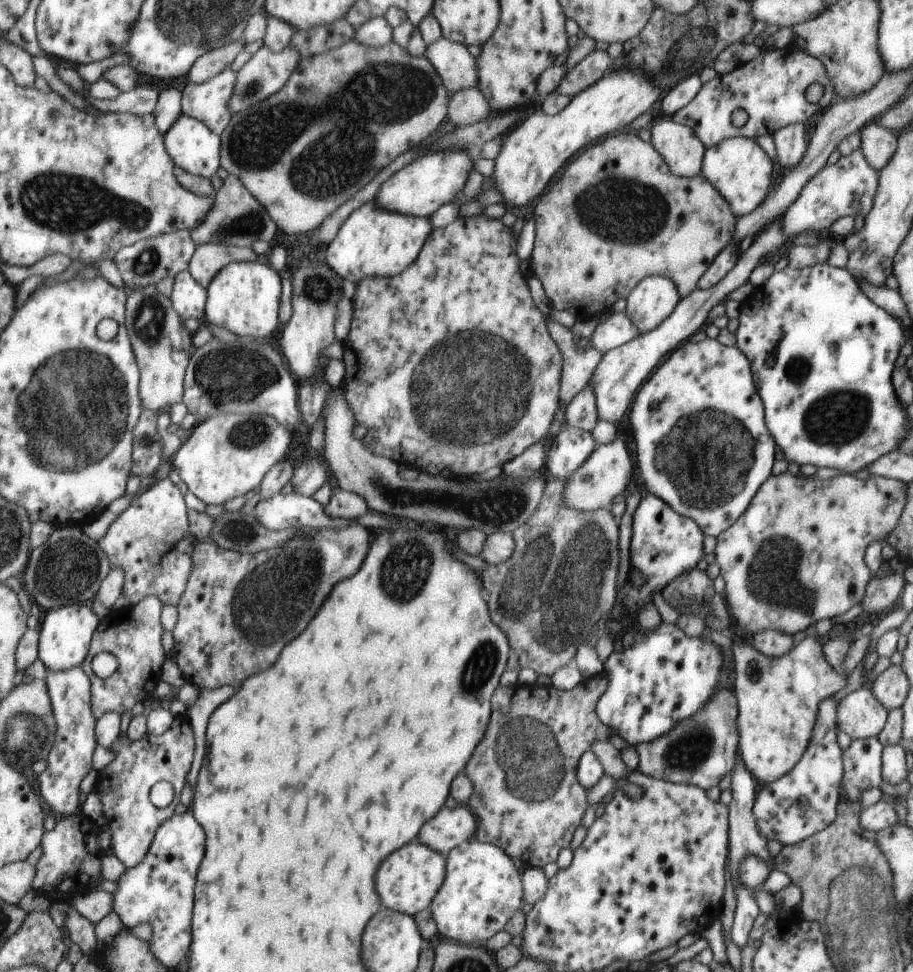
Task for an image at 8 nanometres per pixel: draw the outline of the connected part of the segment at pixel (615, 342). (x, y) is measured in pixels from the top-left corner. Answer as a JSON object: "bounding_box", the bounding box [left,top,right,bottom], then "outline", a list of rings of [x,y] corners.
{"bounding_box":[592,312,641,353],"outline":[[[611,312],[606,322],[597,324],[592,334],[592,347],[605,353],[641,335],[625,313]]]}

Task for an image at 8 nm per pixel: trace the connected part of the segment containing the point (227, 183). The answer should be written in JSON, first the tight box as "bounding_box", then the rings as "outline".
{"bounding_box":[191,175,276,247],"outline":[[[228,175],[223,184],[214,195],[214,204],[202,224],[191,230],[192,240],[196,247],[208,242],[218,242],[227,246],[255,247],[257,241],[269,243],[276,234],[276,223],[272,220],[269,212],[264,208],[250,191],[236,178]]]}

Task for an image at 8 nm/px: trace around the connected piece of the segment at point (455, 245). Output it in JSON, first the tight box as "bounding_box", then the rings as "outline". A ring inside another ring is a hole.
{"bounding_box":[341,213,564,478],"outline":[[[484,213],[470,216],[470,218],[458,217],[446,228],[433,229],[430,232],[418,258],[402,274],[390,278],[364,278],[355,285],[356,293],[351,300],[354,305],[354,316],[348,338],[343,343],[344,354],[341,361],[344,364],[346,376],[344,376],[341,389],[346,396],[346,402],[352,408],[357,424],[367,428],[363,442],[369,445],[368,450],[372,448],[371,451],[376,456],[386,456],[397,463],[407,463],[418,472],[459,478],[460,473],[486,472],[488,468],[494,468],[495,465],[501,467],[520,456],[527,447],[545,438],[560,408],[560,383],[564,358],[556,341],[548,332],[545,316],[535,306],[527,277],[520,272],[517,246],[518,235],[514,233],[512,226],[506,226],[500,219],[489,218]]]}

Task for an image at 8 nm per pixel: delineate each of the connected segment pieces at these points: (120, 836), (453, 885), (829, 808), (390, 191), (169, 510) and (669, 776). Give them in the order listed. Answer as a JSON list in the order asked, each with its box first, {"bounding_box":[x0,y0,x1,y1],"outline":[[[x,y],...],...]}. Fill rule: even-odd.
[{"bounding_box":[96,713,197,869],"outline":[[[186,713],[180,714],[175,716],[174,722],[164,734],[156,736],[147,733],[144,738],[132,741],[120,732],[120,736],[116,736],[118,740],[108,748],[115,754],[115,758],[101,771],[96,788],[112,832],[110,847],[126,869],[142,864],[156,838],[158,828],[172,818],[176,806],[180,804],[180,790],[184,786],[188,770],[191,770],[197,750],[190,728],[192,725],[188,724]],[[160,780],[170,782],[175,790],[174,800],[166,808],[156,808],[150,802],[151,788]]]},{"bounding_box":[429,838,523,946],"outline":[[[472,838],[449,852],[446,858],[444,882],[429,909],[440,934],[450,940],[458,940],[462,944],[484,946],[487,940],[504,929],[512,916],[523,908],[523,894],[521,875],[511,858],[497,845]]]},{"bounding_box":[754,697,843,846],"outline":[[[834,697],[826,698],[818,706],[818,718],[810,744],[800,762],[774,782],[765,784],[756,793],[754,818],[764,838],[778,840],[783,846],[798,844],[805,838],[825,829],[836,818],[843,776],[842,749],[836,738],[837,712]]]},{"bounding_box":[375,150,474,217],"outline":[[[438,150],[427,152],[398,170],[379,188],[375,197],[380,210],[408,214],[408,216],[429,217],[441,206],[453,202],[465,187],[468,174],[474,170],[474,159],[466,150]]]},{"bounding_box":[97,477,194,606],"outline":[[[170,477],[153,482],[148,490],[139,492],[97,542],[108,556],[110,566],[124,570],[125,583],[121,594],[128,598],[130,606],[150,594],[158,596],[163,606],[177,606],[194,566],[194,538],[188,532],[184,498],[170,482]]]},{"bounding_box":[633,631,740,791],"outline":[[[713,631],[711,639],[722,650],[722,656],[724,656],[724,666],[722,666],[722,672],[720,672],[721,678],[718,680],[718,684],[716,684],[716,692],[712,694],[712,698],[704,704],[702,710],[698,710],[692,718],[682,720],[682,722],[676,724],[668,734],[660,736],[660,738],[656,738],[652,742],[642,742],[633,746],[638,753],[638,770],[642,774],[656,779],[667,780],[671,783],[694,785],[705,791],[712,788],[712,786],[718,785],[726,774],[732,774],[740,750],[738,748],[738,744],[740,744],[737,726],[738,706],[736,694],[729,681],[731,672],[734,672],[735,664],[732,655],[732,638],[730,638],[730,633],[727,631]]]}]

